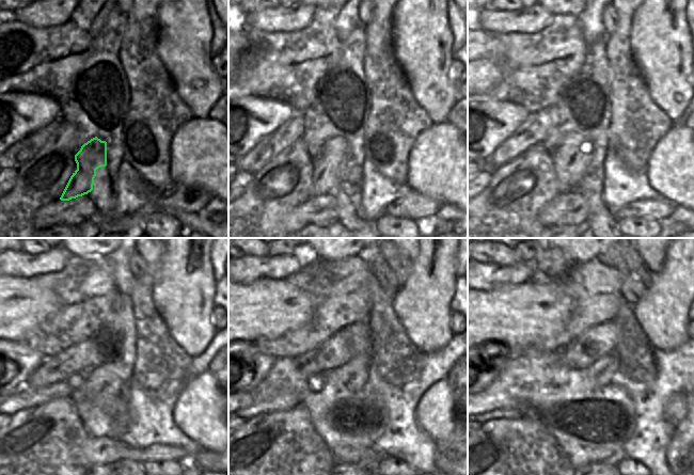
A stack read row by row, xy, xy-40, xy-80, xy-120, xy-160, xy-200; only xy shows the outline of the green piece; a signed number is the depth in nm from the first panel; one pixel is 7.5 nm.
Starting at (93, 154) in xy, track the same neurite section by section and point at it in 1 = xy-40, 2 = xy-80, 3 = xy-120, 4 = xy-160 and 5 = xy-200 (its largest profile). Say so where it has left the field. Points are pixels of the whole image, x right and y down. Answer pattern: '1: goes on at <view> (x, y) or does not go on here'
1: goes on at xy-40 (326, 175)
2: goes on at xy-80 (571, 160)
3: goes on at xy-120 (103, 381)
4: goes on at xy-160 (355, 375)
5: goes on at xy-200 (601, 373)

